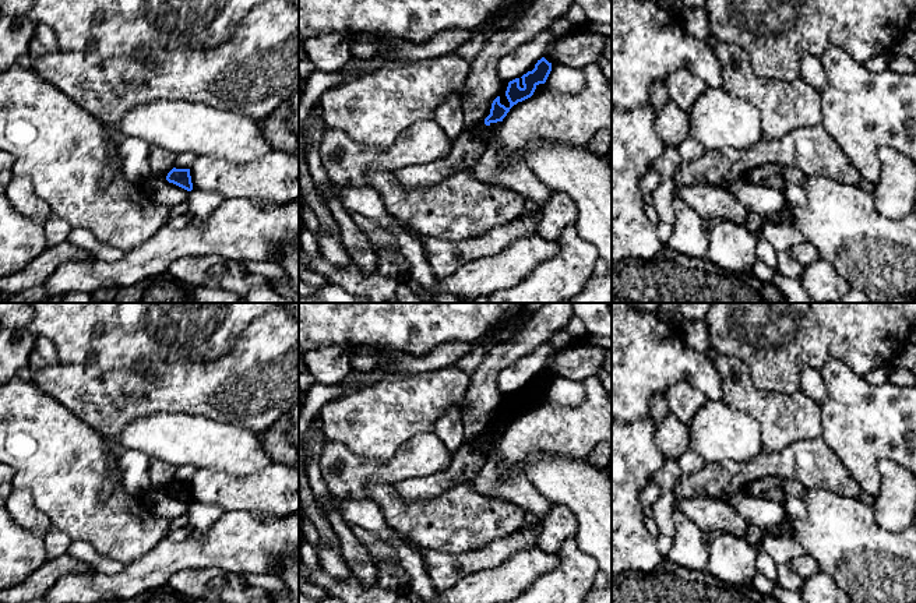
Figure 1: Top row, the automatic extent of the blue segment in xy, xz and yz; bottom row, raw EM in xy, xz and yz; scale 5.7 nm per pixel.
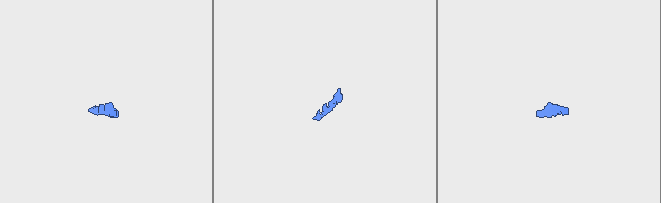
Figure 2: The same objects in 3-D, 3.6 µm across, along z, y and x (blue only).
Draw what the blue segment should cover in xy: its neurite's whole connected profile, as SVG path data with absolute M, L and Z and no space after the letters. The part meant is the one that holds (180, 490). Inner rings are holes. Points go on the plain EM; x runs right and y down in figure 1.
M173 480L168 486L166 493L169 496L173 496L173 497L187 502L187 504L193 502L190 482L176 482L176 480Z

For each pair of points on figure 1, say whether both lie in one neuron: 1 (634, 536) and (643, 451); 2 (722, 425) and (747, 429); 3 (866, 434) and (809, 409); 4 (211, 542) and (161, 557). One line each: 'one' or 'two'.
1: one
2: one
3: two
4: one

